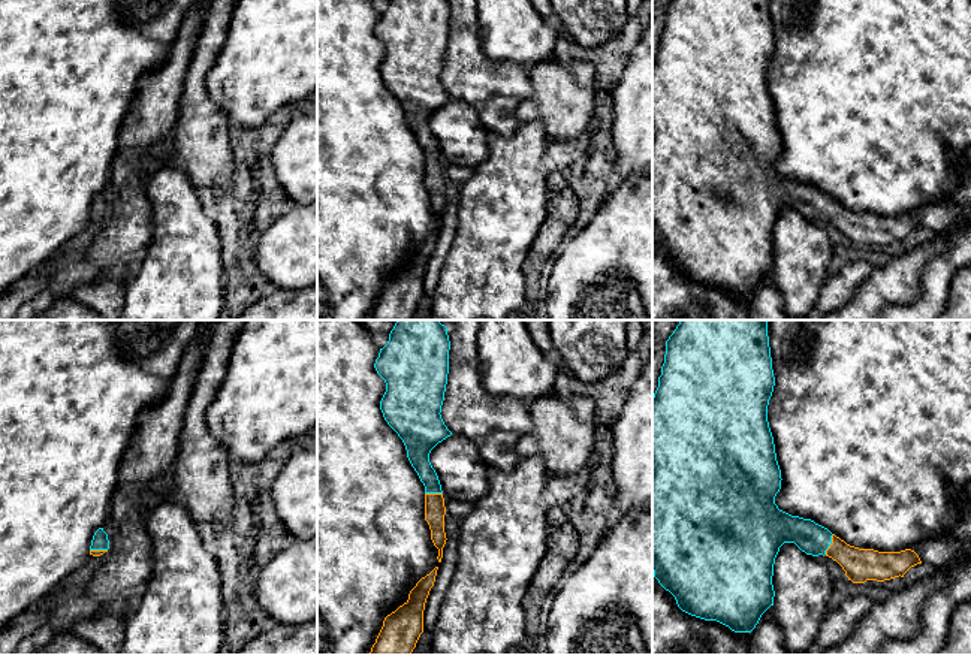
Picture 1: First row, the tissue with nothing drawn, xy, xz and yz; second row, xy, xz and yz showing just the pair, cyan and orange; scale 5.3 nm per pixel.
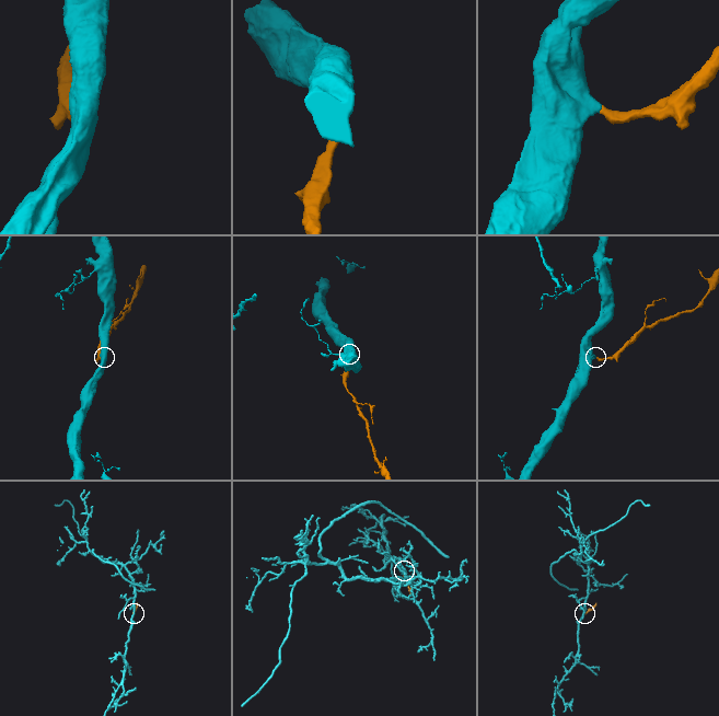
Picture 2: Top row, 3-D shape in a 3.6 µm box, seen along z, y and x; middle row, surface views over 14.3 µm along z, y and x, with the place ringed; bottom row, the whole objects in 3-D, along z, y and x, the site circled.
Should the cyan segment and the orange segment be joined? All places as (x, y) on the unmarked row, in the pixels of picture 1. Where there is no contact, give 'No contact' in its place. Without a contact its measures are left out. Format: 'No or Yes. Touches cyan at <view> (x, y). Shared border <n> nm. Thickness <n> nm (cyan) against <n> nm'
Yes. Touches cyan at yz (831, 208). Shared border 120 nm. Thickness 170 nm (cyan) against 180 nm

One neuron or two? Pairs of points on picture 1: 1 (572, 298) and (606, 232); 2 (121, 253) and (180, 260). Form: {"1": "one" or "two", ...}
{"1": "one", "2": "two"}

